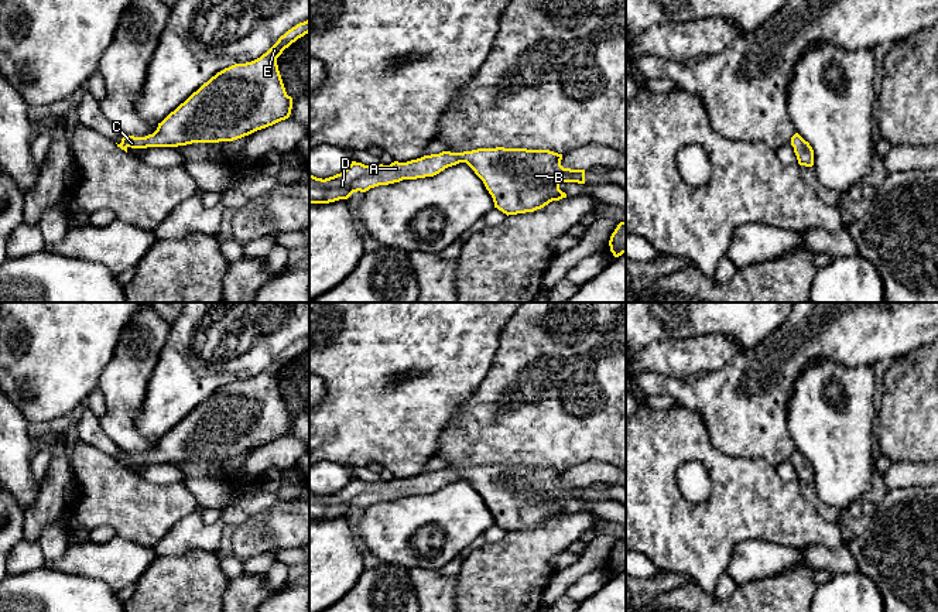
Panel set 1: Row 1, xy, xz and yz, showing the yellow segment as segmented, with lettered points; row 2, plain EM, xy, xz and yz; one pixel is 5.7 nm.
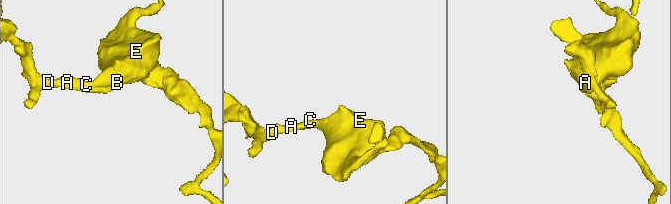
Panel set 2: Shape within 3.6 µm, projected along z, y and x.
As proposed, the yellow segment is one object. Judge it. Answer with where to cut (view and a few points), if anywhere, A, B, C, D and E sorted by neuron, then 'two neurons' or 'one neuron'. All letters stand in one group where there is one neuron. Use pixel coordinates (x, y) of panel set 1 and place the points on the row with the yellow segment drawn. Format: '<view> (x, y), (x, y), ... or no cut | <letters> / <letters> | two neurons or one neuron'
no cut | A B C D E | one neuron

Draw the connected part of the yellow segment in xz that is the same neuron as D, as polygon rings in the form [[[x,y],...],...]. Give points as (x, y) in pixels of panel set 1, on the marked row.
[[[496,147],[463,153],[442,151],[390,165],[352,161],[343,172],[325,180],[309,174],[309,204],[348,199],[357,191],[434,177],[448,167],[466,163],[483,181],[494,208],[507,216],[534,212],[552,201],[566,198],[559,189],[562,182],[585,184],[585,170],[564,168],[561,160],[562,154],[550,150]]]

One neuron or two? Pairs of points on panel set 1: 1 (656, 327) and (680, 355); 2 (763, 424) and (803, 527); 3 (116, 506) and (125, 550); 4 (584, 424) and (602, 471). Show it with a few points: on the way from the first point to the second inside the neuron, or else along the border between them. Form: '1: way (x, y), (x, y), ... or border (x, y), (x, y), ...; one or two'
1: border (698, 335), (657, 339), (640, 351); two
2: border (742, 458), (760, 458), (774, 468); two
3: border (116, 534), (151, 547); two
4: border (610, 464), (586, 460), (565, 469); two

